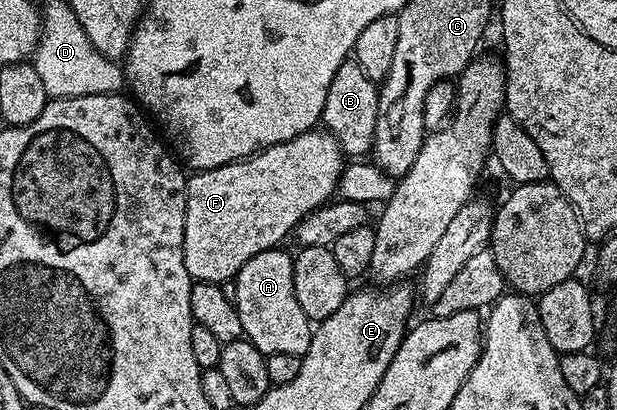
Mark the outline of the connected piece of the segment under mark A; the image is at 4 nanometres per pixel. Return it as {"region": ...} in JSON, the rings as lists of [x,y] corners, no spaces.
{"region":[[[275,248],[272,250],[265,250],[256,256],[252,256],[252,260],[248,260],[244,264],[244,268],[240,268],[240,272],[235,276],[233,282],[236,286],[236,298],[234,300],[234,307],[240,312],[240,324],[242,325],[242,333],[245,341],[254,345],[262,354],[275,354],[276,352],[285,352],[287,356],[296,356],[301,358],[303,354],[308,352],[308,344],[310,343],[310,336],[312,333],[312,323],[308,316],[304,316],[304,308],[300,308],[299,302],[296,300],[296,284],[294,283],[294,259],[288,253],[285,254],[285,249]]]}

